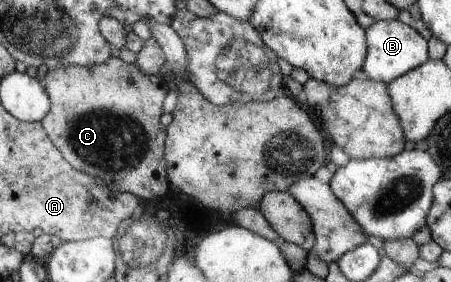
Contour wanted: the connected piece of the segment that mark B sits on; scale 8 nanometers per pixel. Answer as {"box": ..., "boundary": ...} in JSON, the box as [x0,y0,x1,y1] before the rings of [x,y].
{"box":[363,20,429,84],"boundary":[[[377,20],[367,27],[366,33],[370,51],[367,53],[366,63],[363,63],[363,71],[371,80],[389,84],[401,75],[422,66],[429,59],[428,41],[410,25],[405,25],[398,20]]]}

